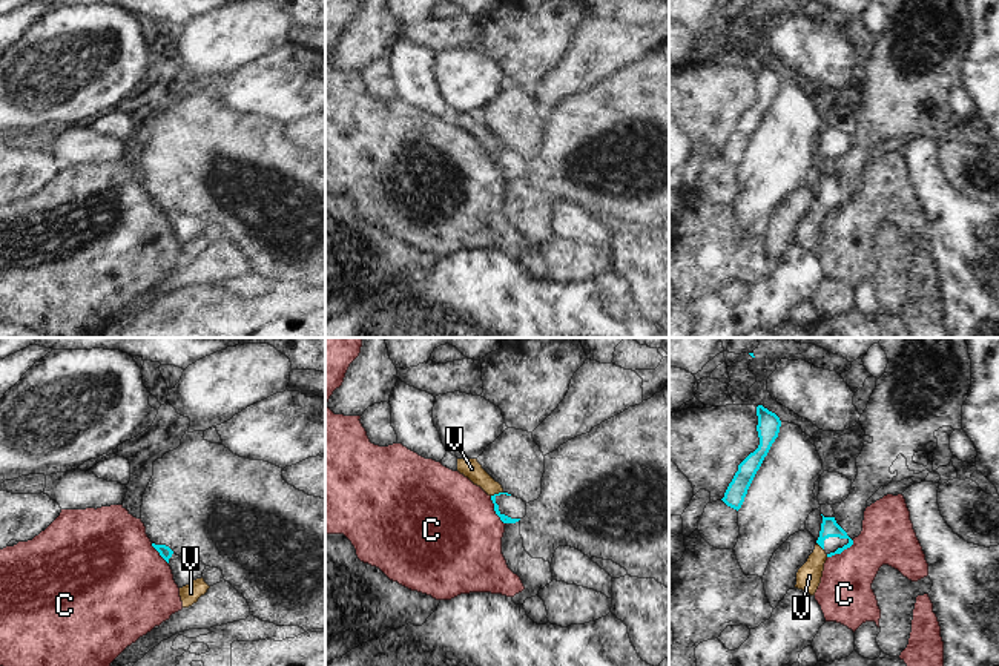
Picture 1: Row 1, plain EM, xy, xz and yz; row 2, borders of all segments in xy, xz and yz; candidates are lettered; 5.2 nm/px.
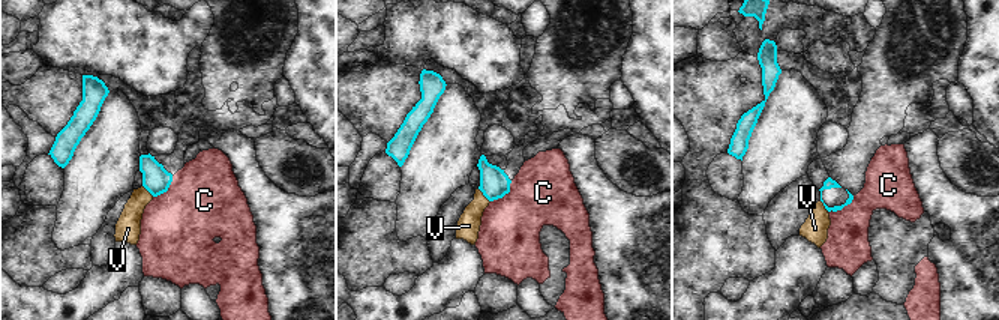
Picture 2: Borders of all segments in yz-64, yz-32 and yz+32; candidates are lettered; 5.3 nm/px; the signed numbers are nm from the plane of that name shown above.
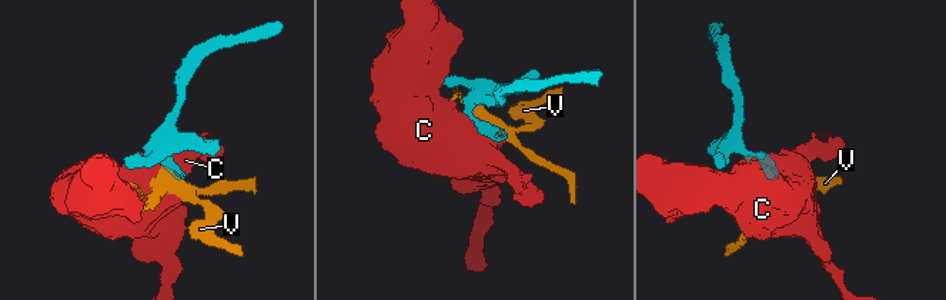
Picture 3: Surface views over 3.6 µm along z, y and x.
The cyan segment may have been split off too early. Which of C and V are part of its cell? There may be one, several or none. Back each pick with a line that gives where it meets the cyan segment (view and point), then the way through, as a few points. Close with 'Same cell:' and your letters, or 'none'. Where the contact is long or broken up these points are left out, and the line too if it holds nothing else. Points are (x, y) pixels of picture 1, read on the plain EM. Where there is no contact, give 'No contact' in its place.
Same cell: none.

